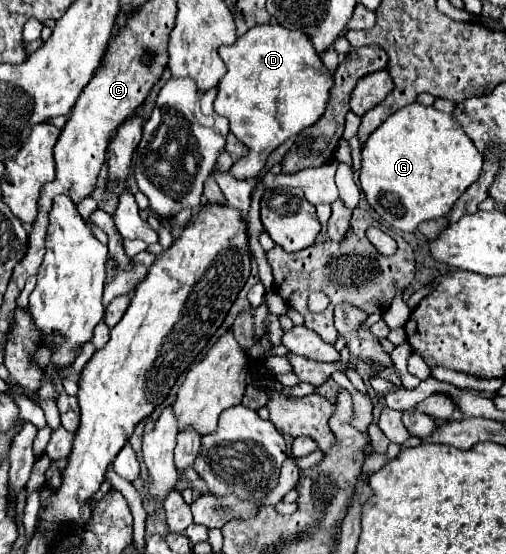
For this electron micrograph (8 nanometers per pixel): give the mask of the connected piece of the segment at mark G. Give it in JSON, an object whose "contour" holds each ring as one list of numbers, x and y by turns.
{"contour":[[410,104,370,134,362,150,360,184,368,204,384,224,400,232,414,232,422,222,448,214,480,172,480,152,452,114]]}

